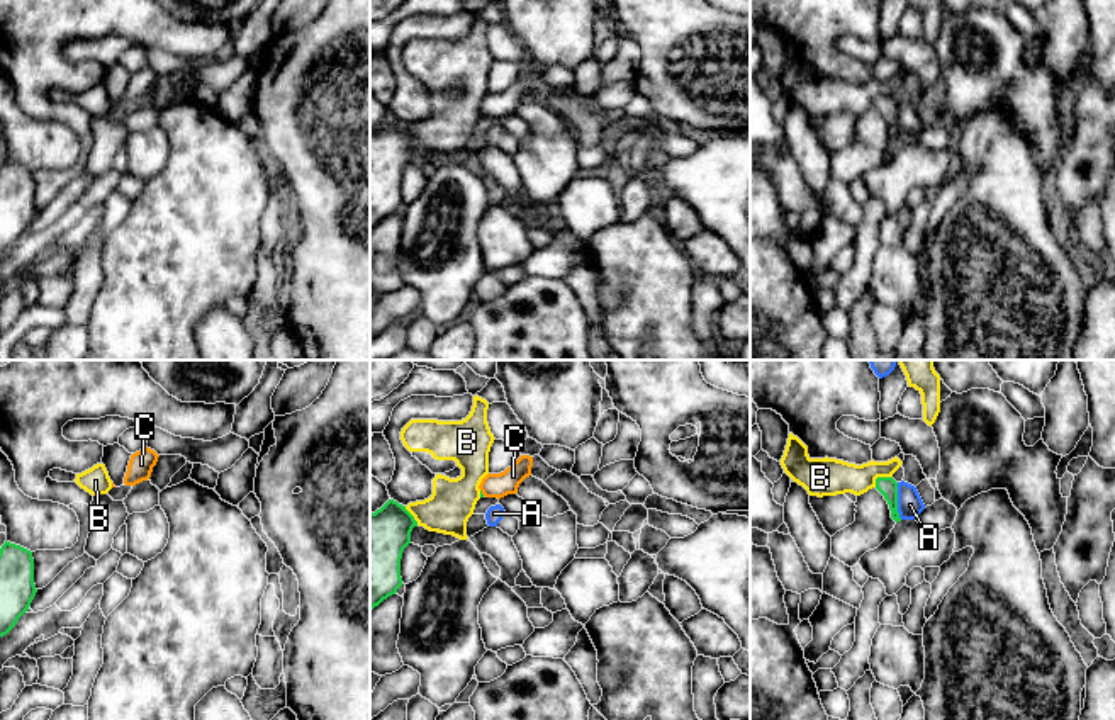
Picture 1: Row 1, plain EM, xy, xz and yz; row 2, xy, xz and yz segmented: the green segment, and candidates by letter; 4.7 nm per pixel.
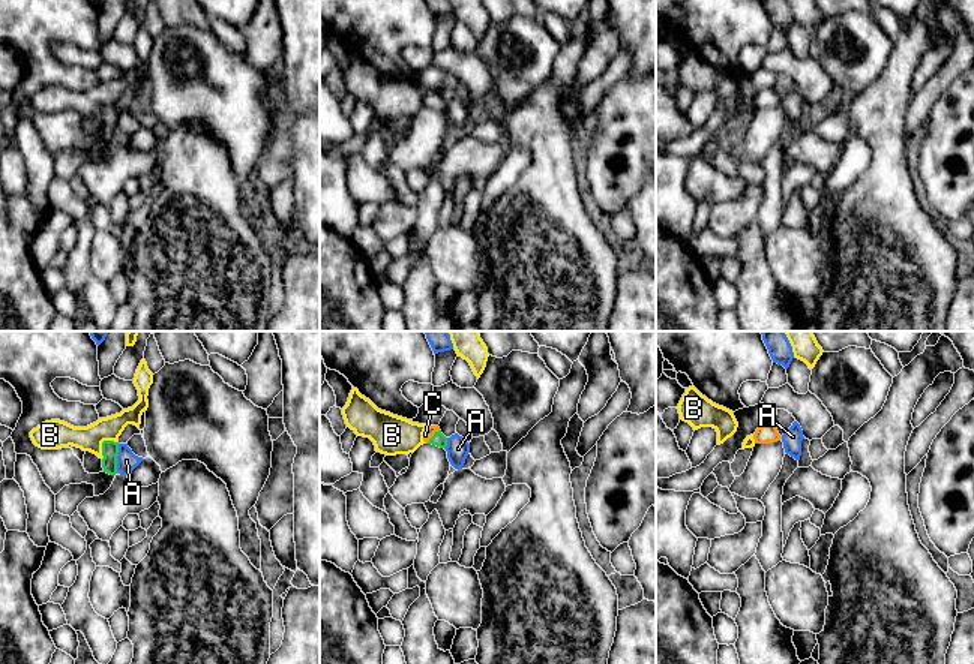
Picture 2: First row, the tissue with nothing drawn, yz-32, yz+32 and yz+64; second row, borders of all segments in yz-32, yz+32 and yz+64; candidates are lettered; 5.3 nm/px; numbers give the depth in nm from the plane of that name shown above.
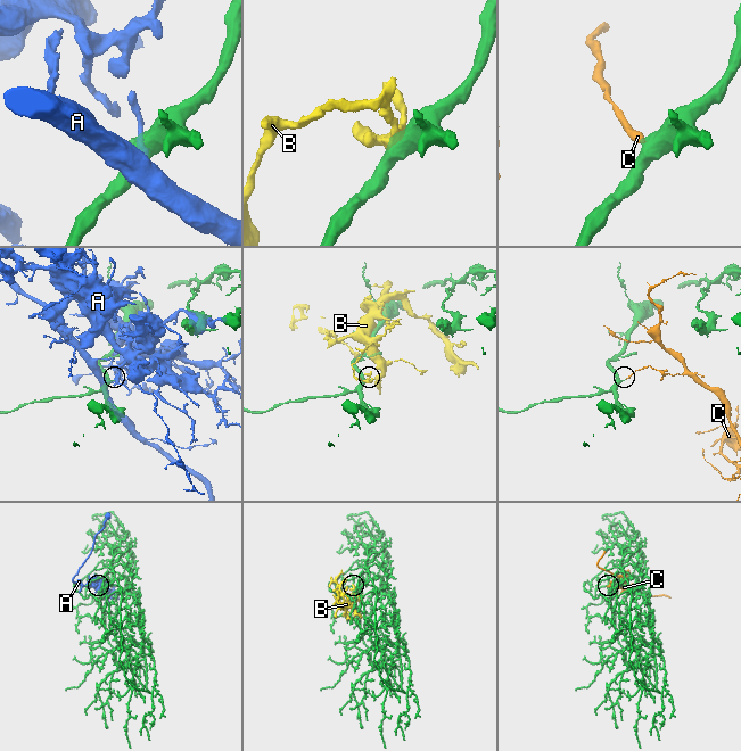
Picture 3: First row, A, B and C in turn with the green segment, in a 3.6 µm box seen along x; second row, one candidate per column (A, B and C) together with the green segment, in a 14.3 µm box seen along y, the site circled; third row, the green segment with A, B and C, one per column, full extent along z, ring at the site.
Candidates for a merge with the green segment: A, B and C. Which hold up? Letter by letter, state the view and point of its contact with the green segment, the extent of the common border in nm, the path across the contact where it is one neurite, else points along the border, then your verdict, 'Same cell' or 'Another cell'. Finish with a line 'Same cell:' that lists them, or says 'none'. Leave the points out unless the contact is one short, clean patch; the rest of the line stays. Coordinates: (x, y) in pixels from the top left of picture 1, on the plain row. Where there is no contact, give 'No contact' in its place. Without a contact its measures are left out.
A: Touches green at yz (896, 121). Shared border 180 nm. Another cell
B: Touches green at yz (879, 97). Shared border 100 nm. Another cell
C: Touches green at xz (481, 112). Shared border 40 nm. Boundary: xz (481, 109), (484, 114). Another cell
Same cell: none

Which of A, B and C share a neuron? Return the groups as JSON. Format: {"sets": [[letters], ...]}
{"sets": [["A"], ["B"], ["C"]]}

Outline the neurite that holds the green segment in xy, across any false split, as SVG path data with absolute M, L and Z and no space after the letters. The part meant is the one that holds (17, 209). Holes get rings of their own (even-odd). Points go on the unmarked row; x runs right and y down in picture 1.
M5 160L0 168L0 256L15 246L36 212L32 172Z

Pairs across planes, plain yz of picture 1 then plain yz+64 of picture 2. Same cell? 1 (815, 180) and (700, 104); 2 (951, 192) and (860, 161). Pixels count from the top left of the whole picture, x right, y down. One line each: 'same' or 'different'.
1: same
2: same

